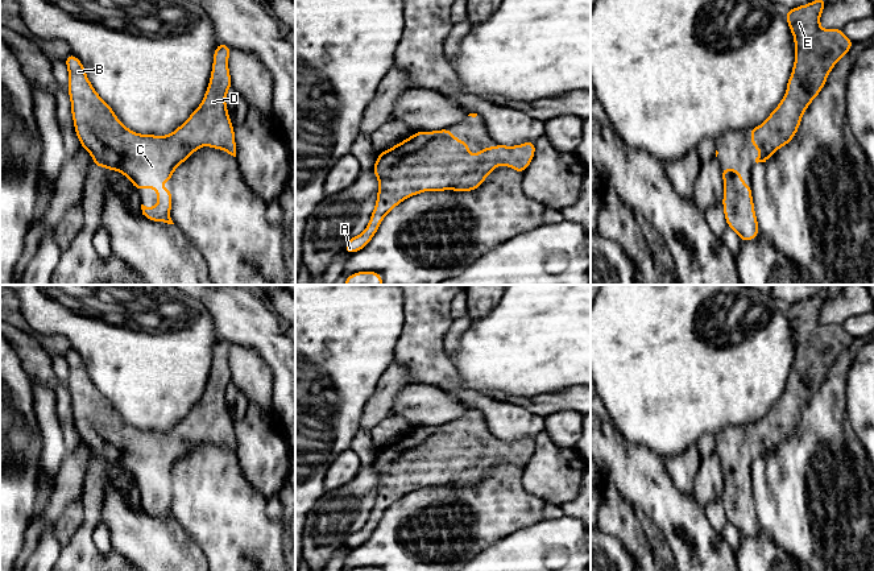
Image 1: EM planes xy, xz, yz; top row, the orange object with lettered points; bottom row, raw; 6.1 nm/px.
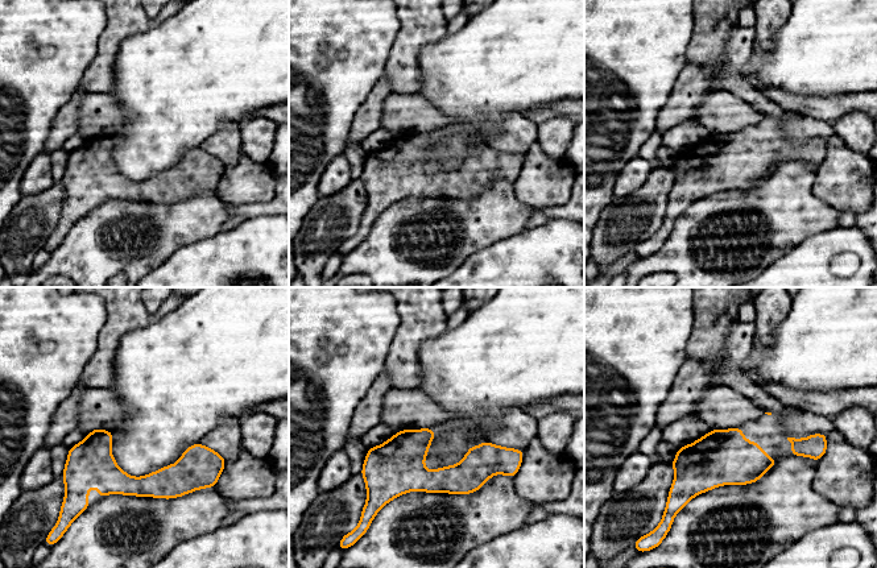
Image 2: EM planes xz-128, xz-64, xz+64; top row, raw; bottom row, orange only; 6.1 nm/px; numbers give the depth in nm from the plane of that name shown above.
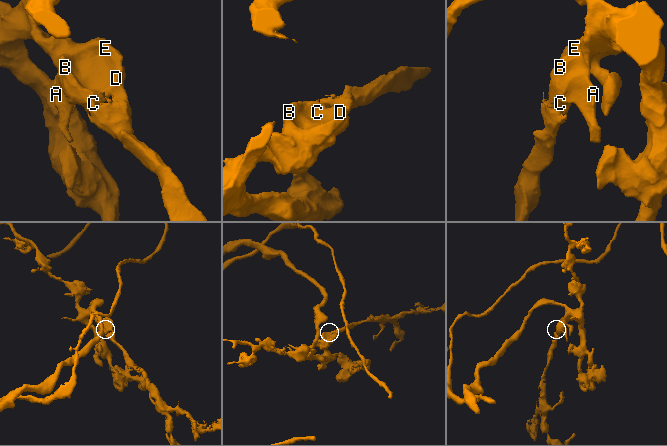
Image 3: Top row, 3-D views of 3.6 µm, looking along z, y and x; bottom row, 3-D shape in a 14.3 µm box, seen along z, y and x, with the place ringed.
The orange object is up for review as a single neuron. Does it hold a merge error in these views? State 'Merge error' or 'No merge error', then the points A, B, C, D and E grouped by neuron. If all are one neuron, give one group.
No merge error. Groups: A B C D E

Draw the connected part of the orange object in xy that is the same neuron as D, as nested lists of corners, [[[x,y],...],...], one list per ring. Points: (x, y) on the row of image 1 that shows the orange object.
[[[223,42],[214,51],[212,73],[206,95],[200,105],[189,116],[183,125],[166,136],[138,135],[128,129],[115,115],[90,83],[82,62],[70,53],[65,61],[69,70],[69,96],[71,100],[71,115],[75,133],[80,146],[90,152],[94,165],[124,174],[134,186],[140,189],[154,189],[158,204],[146,207],[141,204],[142,215],[148,220],[174,224],[170,218],[171,189],[160,189],[160,183],[166,183],[173,178],[177,166],[190,158],[200,146],[221,149],[236,157],[236,142],[233,124],[228,116],[225,95],[232,87],[228,70],[228,57],[231,47]]]

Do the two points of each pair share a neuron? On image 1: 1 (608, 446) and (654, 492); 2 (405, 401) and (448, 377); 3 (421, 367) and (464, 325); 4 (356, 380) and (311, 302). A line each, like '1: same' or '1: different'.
1: same
2: different
3: different
4: same

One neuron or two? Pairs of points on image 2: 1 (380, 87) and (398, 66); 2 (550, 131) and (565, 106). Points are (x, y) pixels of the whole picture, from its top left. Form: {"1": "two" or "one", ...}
{"1": "two", "2": "two"}

